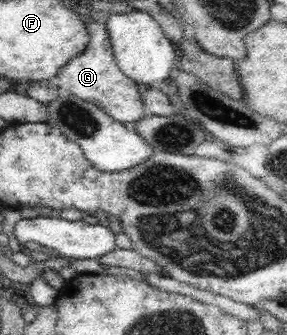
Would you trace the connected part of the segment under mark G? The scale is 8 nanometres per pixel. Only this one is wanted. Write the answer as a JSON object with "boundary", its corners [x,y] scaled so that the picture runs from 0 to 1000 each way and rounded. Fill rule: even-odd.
{"boundary":[[[345,51],[307,57],[303,90],[307,134],[279,161],[213,200],[199,224],[206,230],[202,260],[230,284],[251,281],[296,304],[324,307],[394,358],[460,376],[505,349],[481,260],[463,239],[422,215],[418,200],[408,200],[369,72],[345,63]]]}

